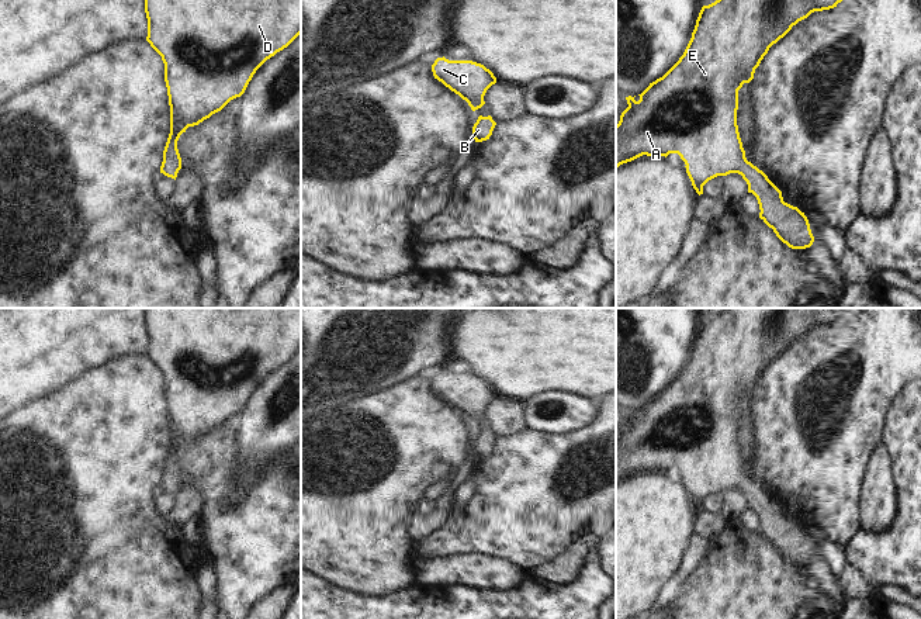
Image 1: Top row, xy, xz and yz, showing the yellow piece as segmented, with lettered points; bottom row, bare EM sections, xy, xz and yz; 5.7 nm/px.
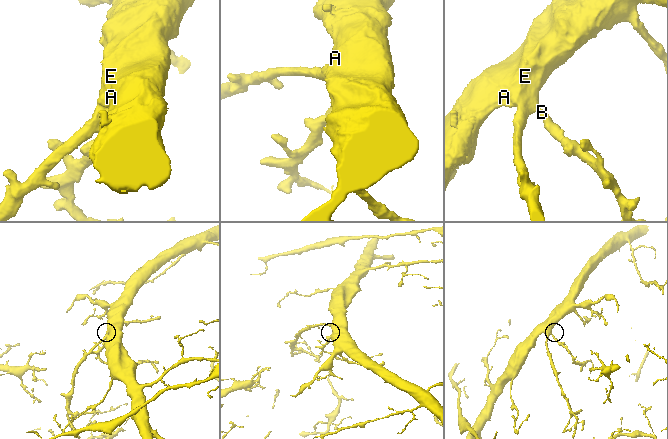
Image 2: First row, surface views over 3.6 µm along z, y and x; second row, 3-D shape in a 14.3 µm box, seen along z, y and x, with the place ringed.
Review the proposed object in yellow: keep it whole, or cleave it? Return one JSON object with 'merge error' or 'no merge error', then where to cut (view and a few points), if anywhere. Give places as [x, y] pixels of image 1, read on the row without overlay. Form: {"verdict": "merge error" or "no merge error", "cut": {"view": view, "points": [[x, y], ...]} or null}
{"verdict": "no merge error", "cut": null}

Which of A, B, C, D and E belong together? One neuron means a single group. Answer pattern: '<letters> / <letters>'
A B C D E

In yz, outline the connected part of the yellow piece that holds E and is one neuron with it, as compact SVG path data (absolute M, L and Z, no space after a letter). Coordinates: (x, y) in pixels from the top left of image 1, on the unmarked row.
M727 308L714 318L703 321L696 335L692 353L679 376L659 394L650 398L640 415L626 412L629 422L621 428L616 440L616 484L643 470L668 471L678 468L685 477L686 488L693 504L700 511L703 501L717 492L738 488L748 499L759 519L759 533L773 544L776 551L792 564L806 564L814 557L810 539L804 528L783 516L782 506L768 491L745 473L745 466L738 447L737 425L738 405L754 394L769 363L783 353L793 340L807 333L814 326L837 322L846 308Z

